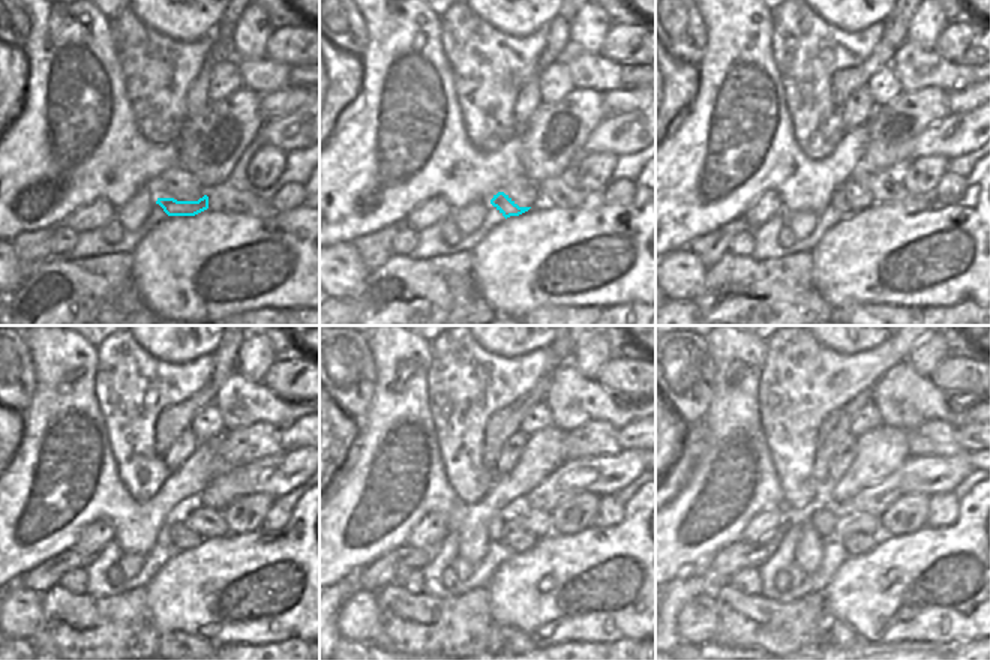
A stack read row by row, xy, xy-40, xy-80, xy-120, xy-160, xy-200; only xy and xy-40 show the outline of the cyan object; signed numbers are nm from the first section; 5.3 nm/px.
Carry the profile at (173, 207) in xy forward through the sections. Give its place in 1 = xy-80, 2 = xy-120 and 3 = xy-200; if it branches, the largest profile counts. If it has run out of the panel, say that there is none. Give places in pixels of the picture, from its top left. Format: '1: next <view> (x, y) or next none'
1: next xy-80 (837, 201)
2: next xy-120 (164, 539)
3: next xy-200 (824, 521)

